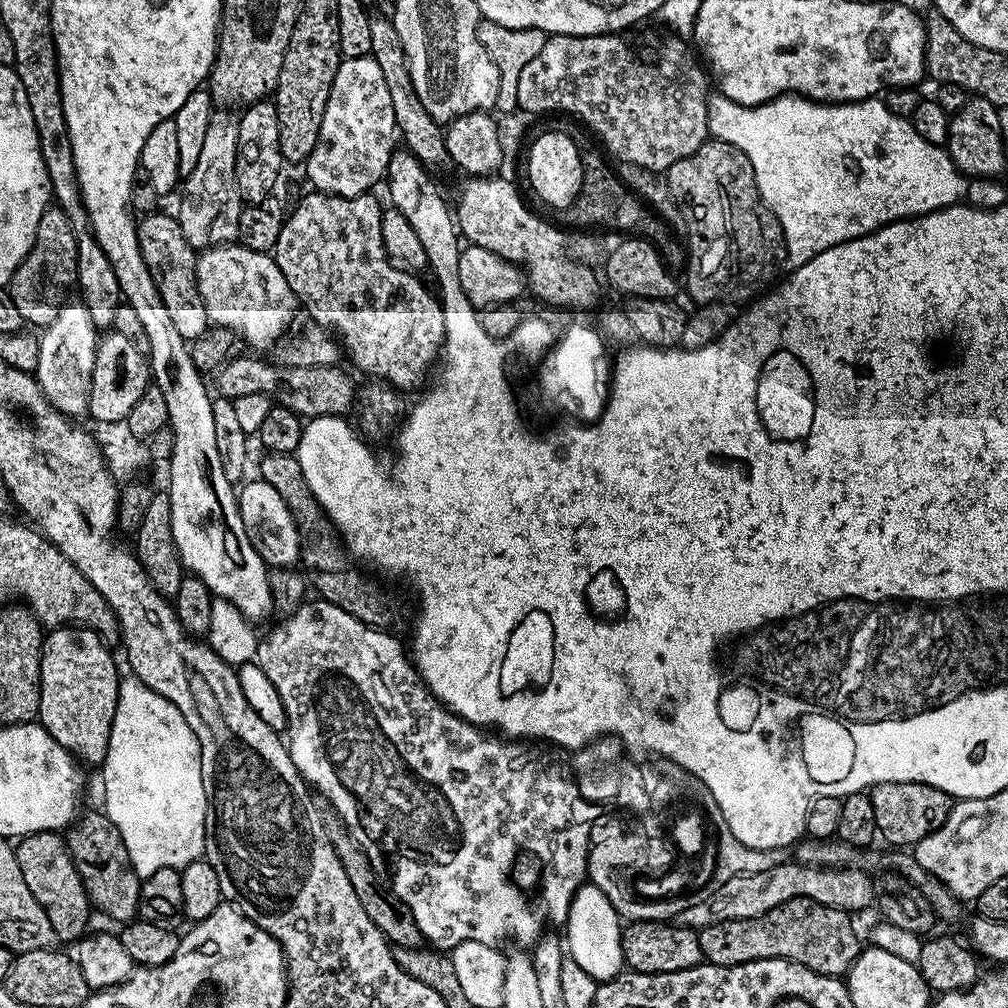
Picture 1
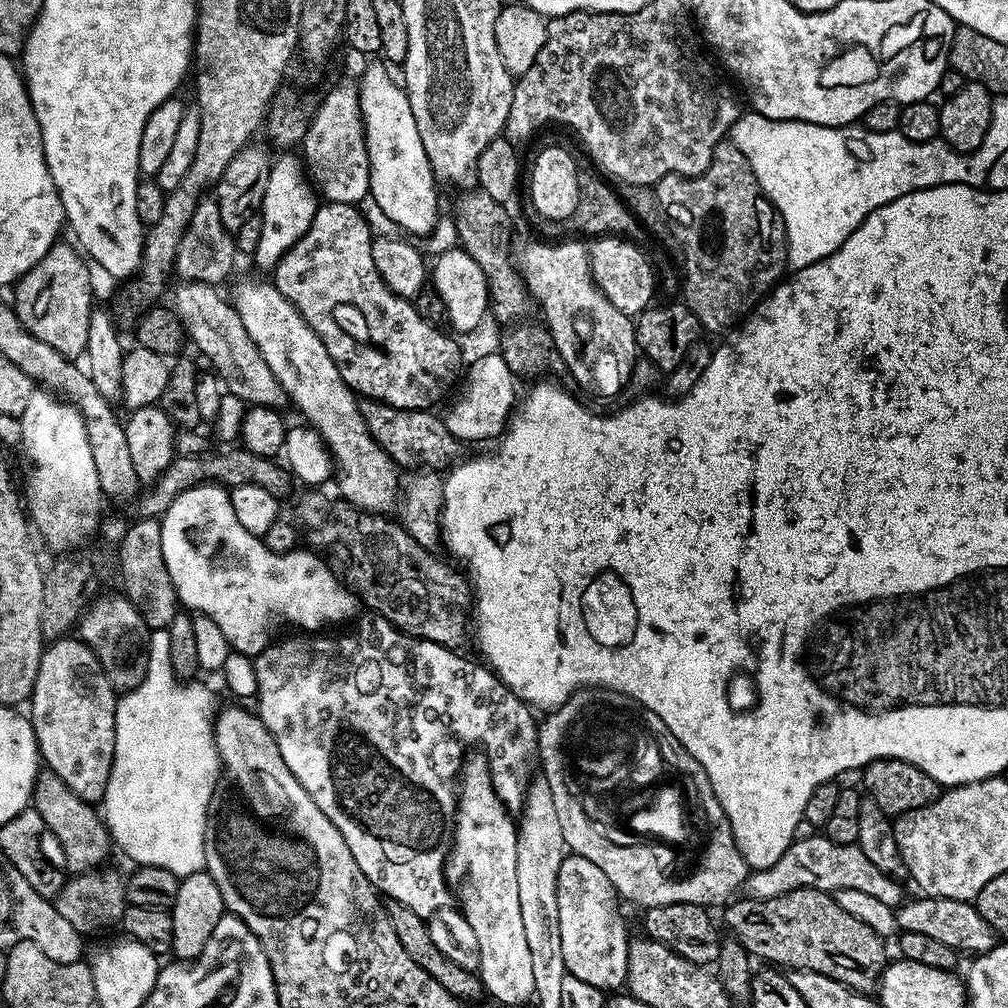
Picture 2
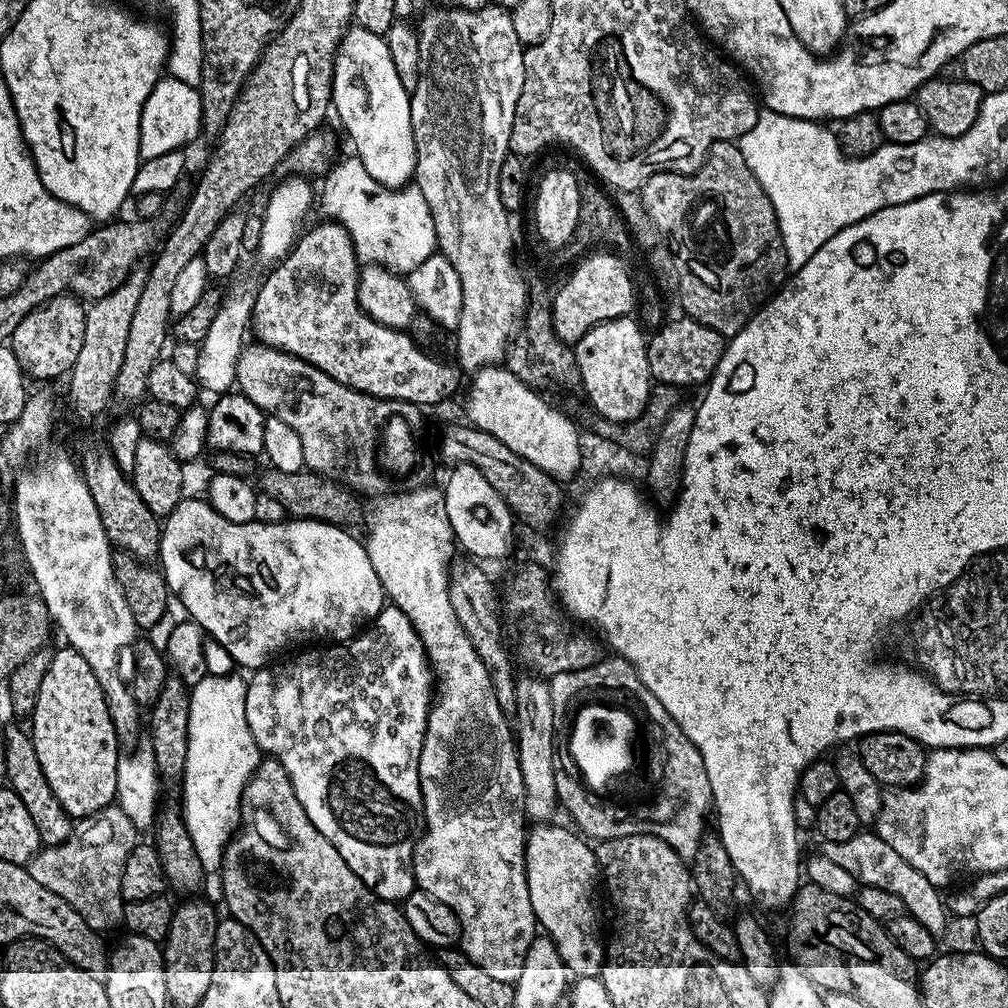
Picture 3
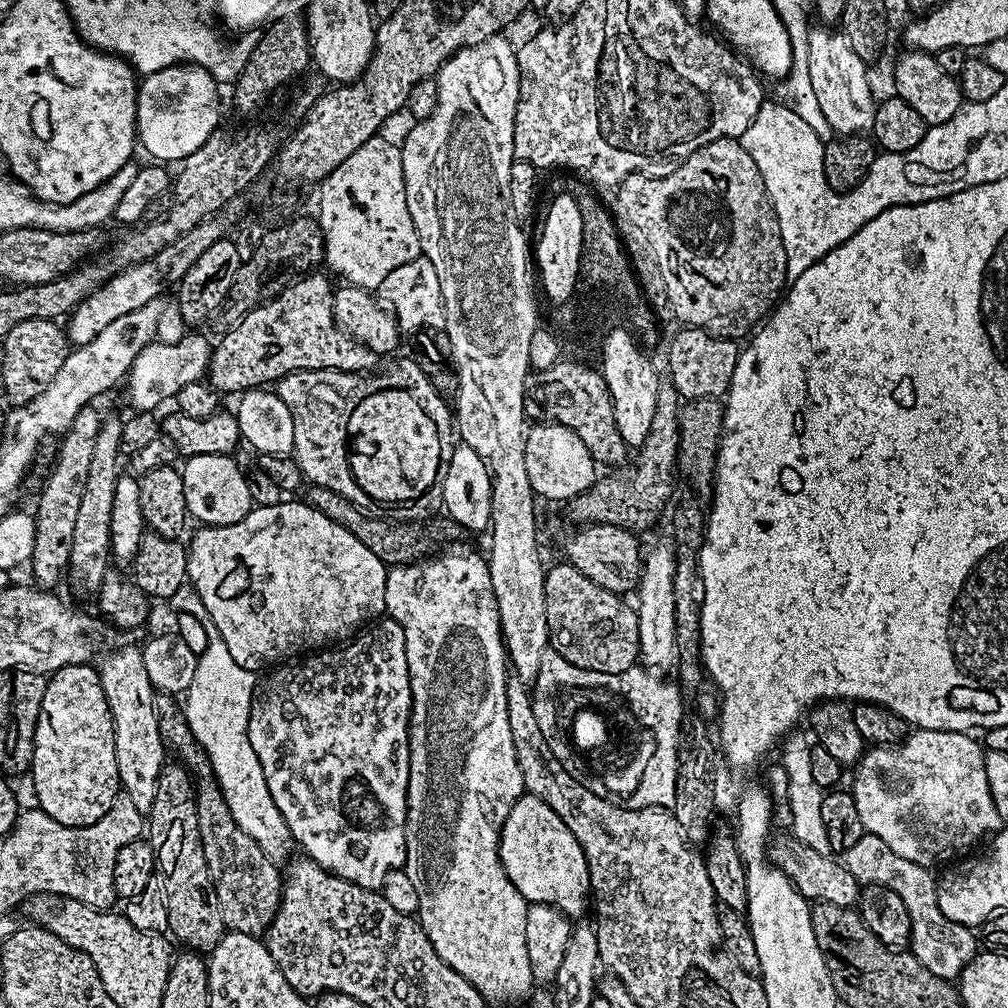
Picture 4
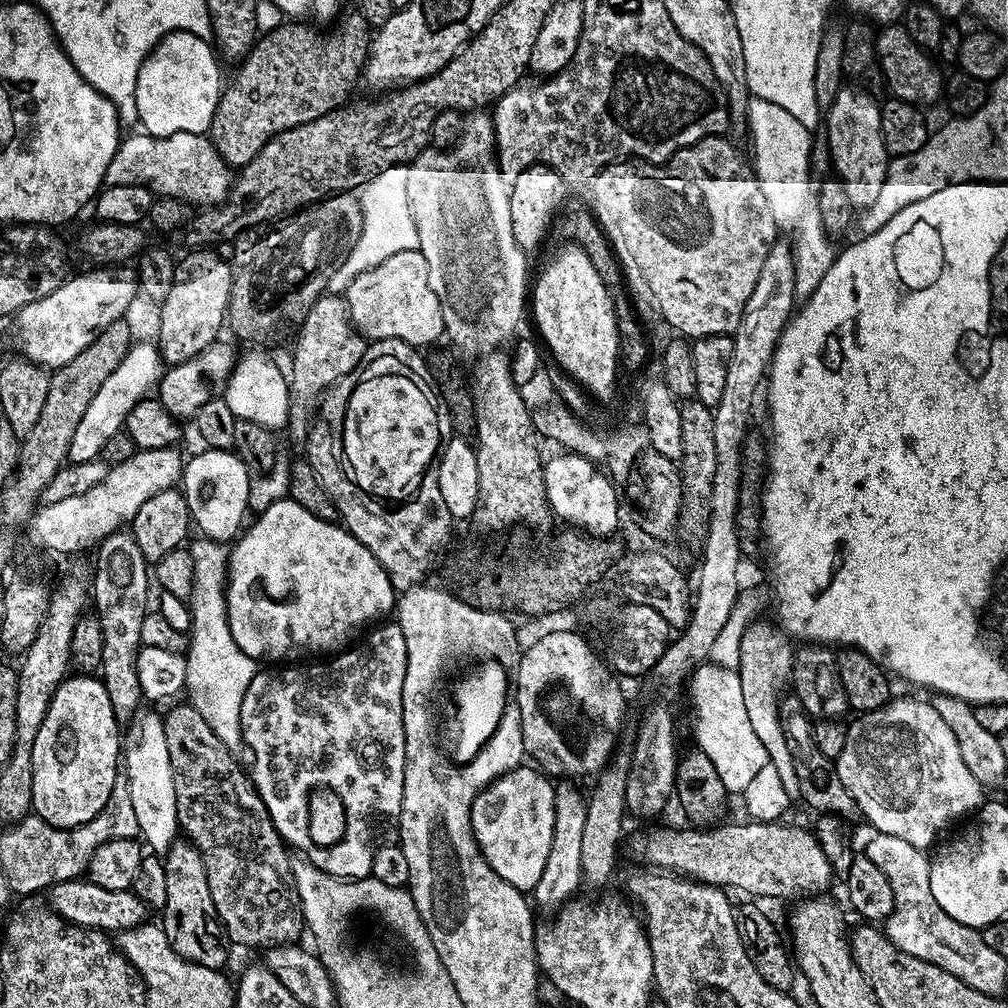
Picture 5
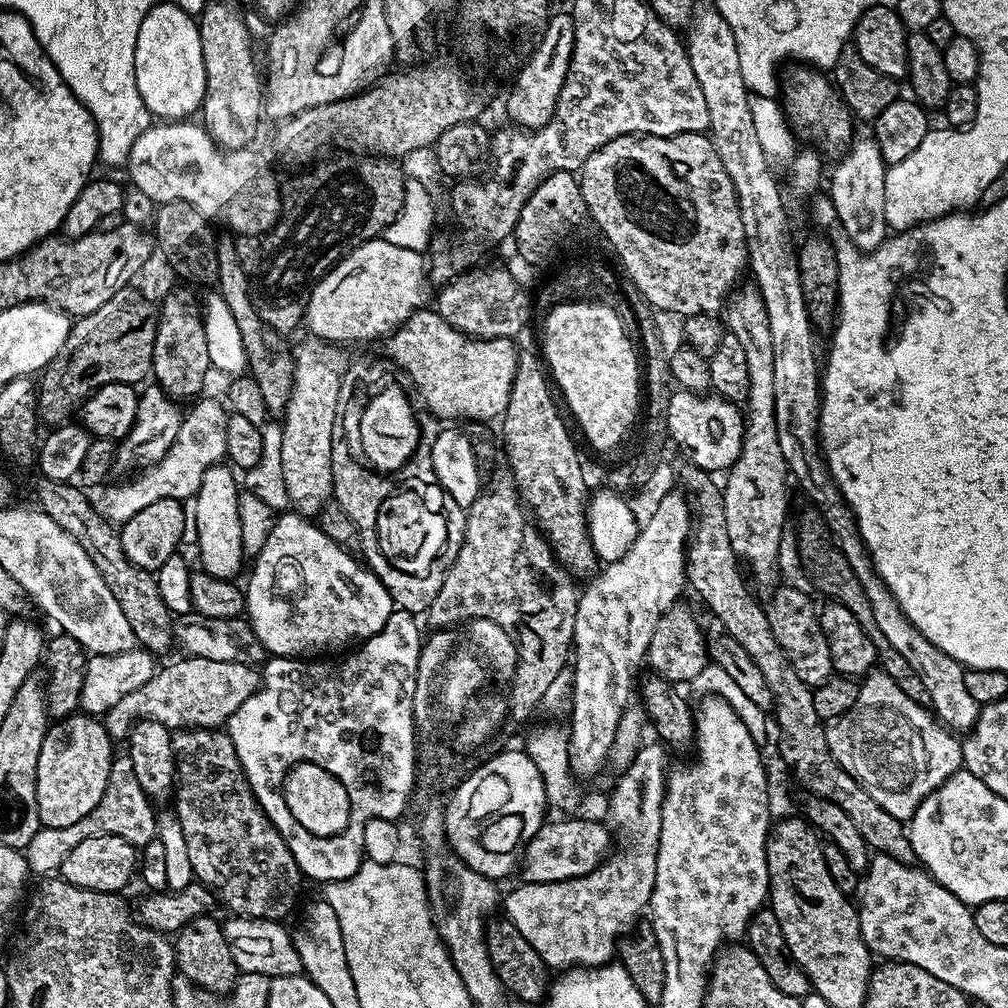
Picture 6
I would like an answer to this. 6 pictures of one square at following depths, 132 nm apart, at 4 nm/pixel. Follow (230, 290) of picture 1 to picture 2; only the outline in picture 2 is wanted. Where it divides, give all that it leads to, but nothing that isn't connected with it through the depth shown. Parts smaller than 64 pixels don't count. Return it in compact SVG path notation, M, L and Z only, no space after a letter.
M248 280L236 288L236 313L254 338L254 346L266 358L266 366L278 378L285 397L296 403L307 423L330 450L334 472L340 475L339 495L364 512L388 514L397 507L402 491L402 472L386 450L371 436L360 413L360 405L351 388L345 384L334 358L322 346L322 338L304 321L298 311L277 289L275 283Z

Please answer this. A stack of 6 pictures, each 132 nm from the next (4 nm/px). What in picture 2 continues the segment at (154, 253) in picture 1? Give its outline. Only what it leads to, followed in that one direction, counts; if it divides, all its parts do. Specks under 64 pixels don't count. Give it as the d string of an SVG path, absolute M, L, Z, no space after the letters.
M193 280L177 285L174 311L180 319L180 326L187 339L192 339L197 350L212 363L211 371L222 381L226 392L242 398L248 406L283 409L283 404L286 404L284 388L278 378L274 378L270 366L266 366L266 358L262 358L258 346L254 346L254 338L246 334L246 326L242 326L242 318L235 307L220 297L221 289Z

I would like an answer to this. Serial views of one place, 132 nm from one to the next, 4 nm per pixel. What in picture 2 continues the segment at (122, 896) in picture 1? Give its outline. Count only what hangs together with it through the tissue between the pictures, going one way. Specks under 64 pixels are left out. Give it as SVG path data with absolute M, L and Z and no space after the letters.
M44 770L36 778L36 789L32 792L31 807L42 814L47 835L53 836L60 843L64 851L64 860L68 863L67 871L72 874L90 872L101 867L100 864L108 856L108 851L113 851L114 841L109 833L108 825L105 824L103 815L96 812L91 803L80 800L58 774Z

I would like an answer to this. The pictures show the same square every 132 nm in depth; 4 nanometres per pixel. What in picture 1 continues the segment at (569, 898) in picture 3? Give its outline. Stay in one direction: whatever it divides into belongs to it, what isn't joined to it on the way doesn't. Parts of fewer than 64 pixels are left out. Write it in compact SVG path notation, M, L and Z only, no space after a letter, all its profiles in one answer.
M586 882L576 891L572 904L568 907L568 940L566 936L566 952L590 978L598 982L613 980L619 972L625 971L622 938L625 925L617 908L610 902L610 898L596 884Z

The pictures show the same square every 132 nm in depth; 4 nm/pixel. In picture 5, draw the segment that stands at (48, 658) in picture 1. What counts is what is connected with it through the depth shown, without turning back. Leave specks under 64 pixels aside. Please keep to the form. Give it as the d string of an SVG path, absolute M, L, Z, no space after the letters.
M92 674L76 675L80 676L69 675L58 686L32 747L32 812L55 828L77 828L103 810L122 760L122 724L116 719L114 706L110 706L103 679Z

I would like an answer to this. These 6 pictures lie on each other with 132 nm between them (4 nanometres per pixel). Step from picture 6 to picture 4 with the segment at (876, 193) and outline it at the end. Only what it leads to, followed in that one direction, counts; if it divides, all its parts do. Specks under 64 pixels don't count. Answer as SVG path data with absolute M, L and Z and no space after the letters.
M828 26L819 27L813 27L808 33L808 73L825 125L829 129L832 127L836 131L833 133L840 138L871 133L878 100L872 97L872 84L868 81L869 65L854 54L843 31Z

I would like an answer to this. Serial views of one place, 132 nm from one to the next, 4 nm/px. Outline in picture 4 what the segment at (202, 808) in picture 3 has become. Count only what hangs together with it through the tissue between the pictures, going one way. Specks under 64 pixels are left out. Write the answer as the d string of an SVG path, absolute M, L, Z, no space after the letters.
M209 627L208 645L203 653L197 655L194 682L190 682L182 707L190 730L208 755L226 806L238 828L244 830L267 854L284 856L288 852L288 844L293 843L292 832L266 786L266 774L262 774L258 754L254 754L254 746L250 746L248 737L250 702L257 683L257 673L238 666L230 650L226 650L226 642L222 642L218 630Z

